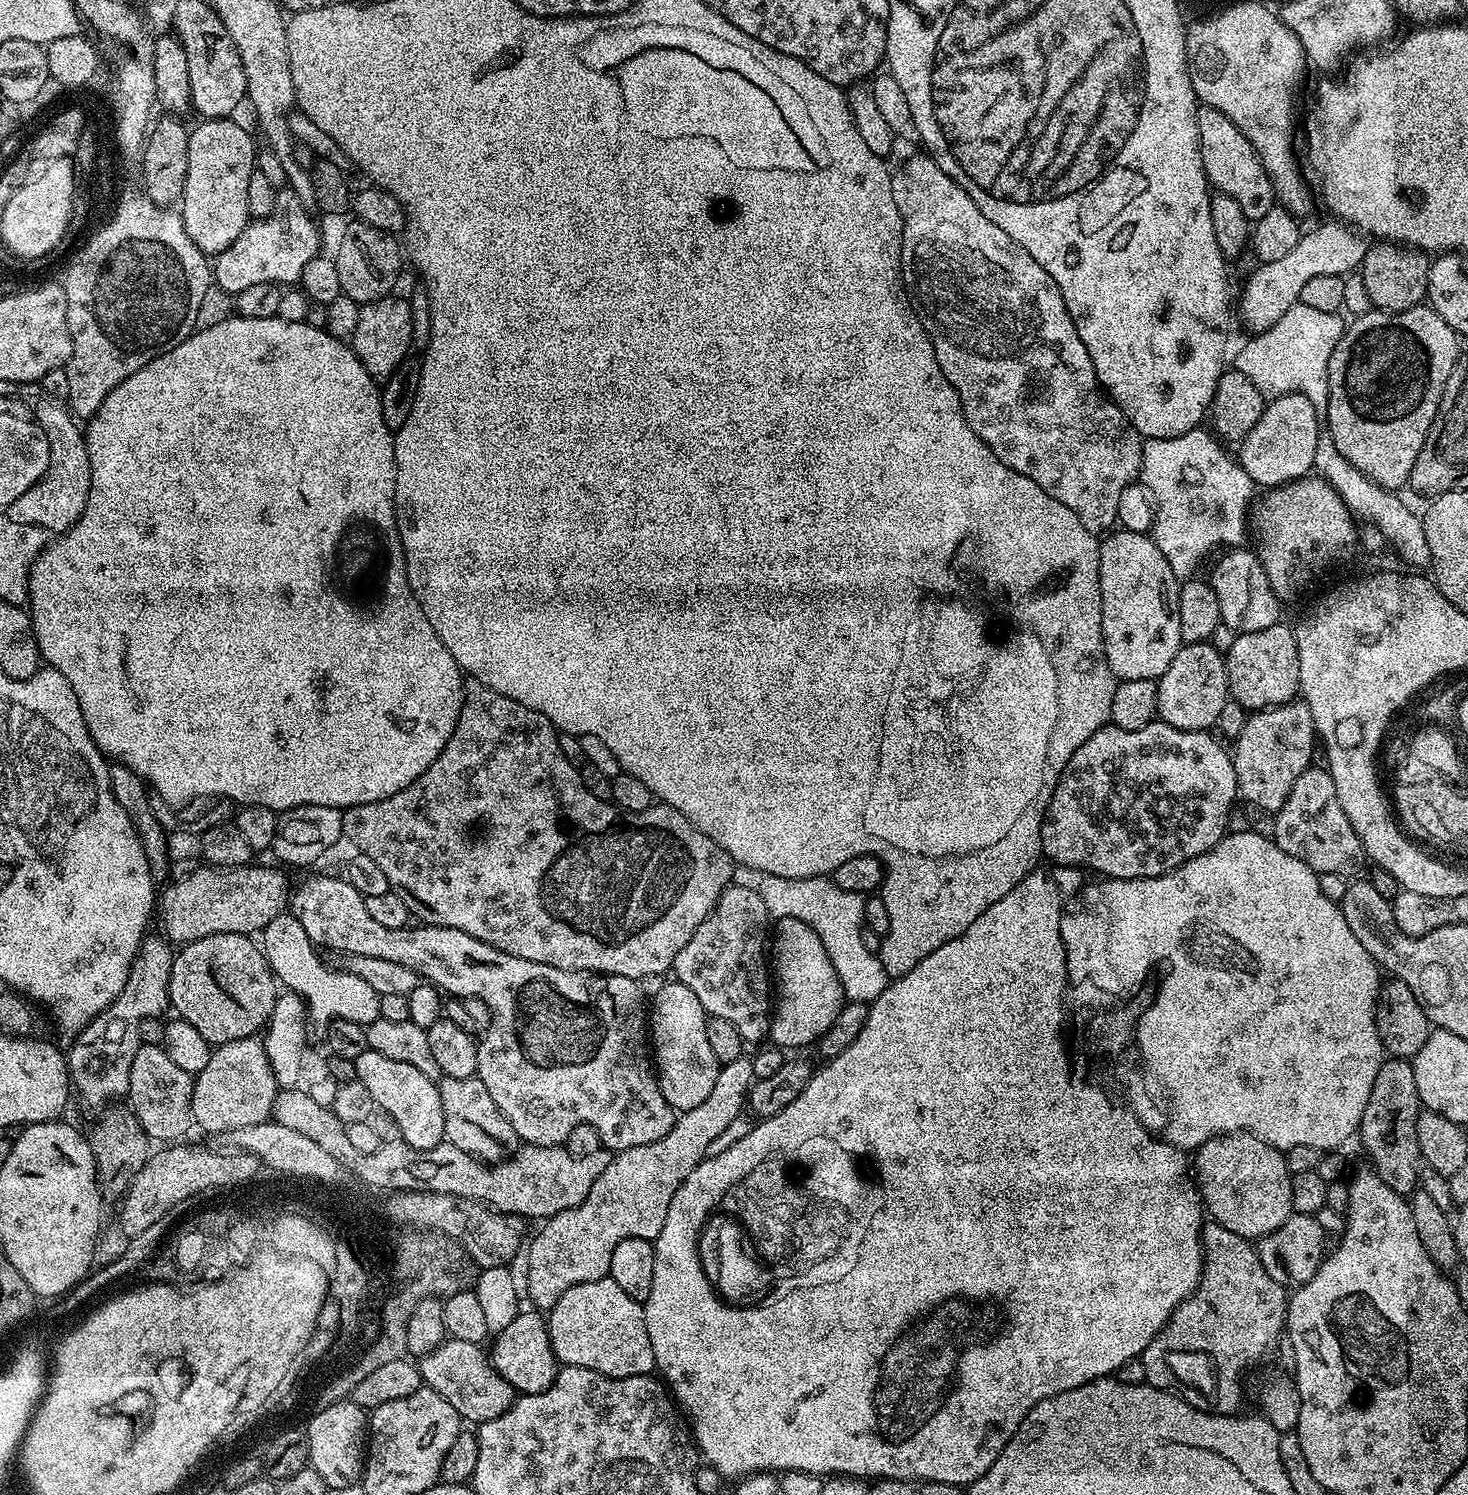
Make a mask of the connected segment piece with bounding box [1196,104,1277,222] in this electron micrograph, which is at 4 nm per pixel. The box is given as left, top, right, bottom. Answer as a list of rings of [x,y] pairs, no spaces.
[[[1200,104],[1196,109],[1196,121],[1202,166],[1208,175],[1209,185],[1217,193],[1225,192],[1248,221],[1254,222],[1262,218],[1262,214],[1266,214],[1266,210],[1277,203],[1276,192],[1246,134],[1242,134],[1242,130],[1238,130],[1238,126],[1234,126],[1234,122],[1230,122],[1230,118],[1226,118],[1226,114],[1222,114],[1222,110],[1216,110],[1214,106]]]

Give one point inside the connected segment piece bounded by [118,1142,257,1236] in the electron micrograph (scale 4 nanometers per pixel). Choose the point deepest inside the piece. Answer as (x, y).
(180, 1169)

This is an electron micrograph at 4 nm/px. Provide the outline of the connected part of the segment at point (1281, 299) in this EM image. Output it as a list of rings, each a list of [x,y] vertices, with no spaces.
[[[1332,220],[1329,221],[1325,225],[1320,225],[1316,230],[1308,231],[1307,229],[1300,236],[1298,244],[1285,257],[1278,258],[1275,262],[1256,266],[1257,269],[1251,274],[1244,286],[1240,304],[1238,302],[1239,315],[1241,312],[1245,322],[1250,327],[1256,328],[1254,329],[1255,331],[1260,332],[1272,326],[1284,316],[1290,307],[1299,303],[1302,288],[1310,279],[1320,275],[1346,276],[1348,272],[1352,271],[1353,273],[1359,269],[1361,262],[1365,258],[1365,254],[1368,253],[1370,247],[1369,241],[1347,224],[1343,222],[1336,223]]]

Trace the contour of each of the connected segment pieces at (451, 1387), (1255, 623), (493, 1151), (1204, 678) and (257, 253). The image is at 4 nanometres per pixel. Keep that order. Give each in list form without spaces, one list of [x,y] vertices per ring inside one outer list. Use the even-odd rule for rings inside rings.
[[[445,1339],[422,1357],[419,1357],[420,1379],[427,1387],[434,1389],[460,1415],[461,1421],[472,1423],[472,1426],[485,1424],[490,1418],[498,1418],[517,1399],[515,1388],[498,1374],[492,1365],[489,1353],[474,1342]]]
[[[1228,550],[1220,560],[1220,565],[1210,575],[1210,583],[1220,603],[1220,618],[1223,624],[1230,626],[1236,633],[1266,630],[1266,626],[1281,623],[1280,607],[1282,601],[1274,594],[1270,580],[1266,578],[1263,564],[1257,553]]]
[[[476,1076],[470,1078],[443,1077],[439,1081],[444,1115],[444,1138],[466,1154],[481,1162],[499,1162],[508,1159],[518,1147],[514,1126],[506,1122],[502,1110],[490,1098],[486,1086]]]
[[[1211,642],[1202,644],[1181,643],[1174,662],[1156,681],[1158,690],[1157,717],[1178,730],[1207,732],[1216,728],[1218,714],[1230,698],[1228,690],[1228,665],[1225,653],[1219,652]]]
[[[291,190],[277,191],[274,208],[269,216],[253,219],[244,227],[242,234],[238,234],[238,238],[226,246],[226,250],[215,253],[215,287],[237,294],[260,282],[279,286],[295,285],[303,277],[309,262],[322,252],[320,232],[308,208],[309,205]]]

